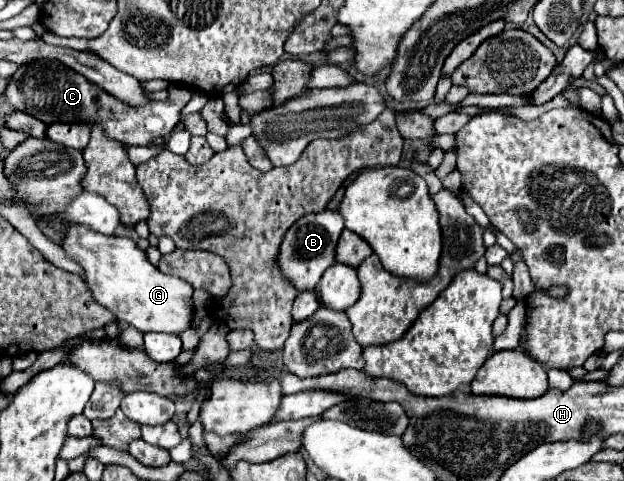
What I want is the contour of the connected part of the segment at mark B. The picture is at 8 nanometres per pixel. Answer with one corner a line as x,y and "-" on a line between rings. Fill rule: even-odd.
324,210
318,214
306,214
304,218
296,220
280,244
276,264
280,266
280,272
292,286
296,286
298,292
314,290
320,276
328,266
334,264
334,252
336,242
340,238
340,232
344,230
344,218
338,214
338,210

